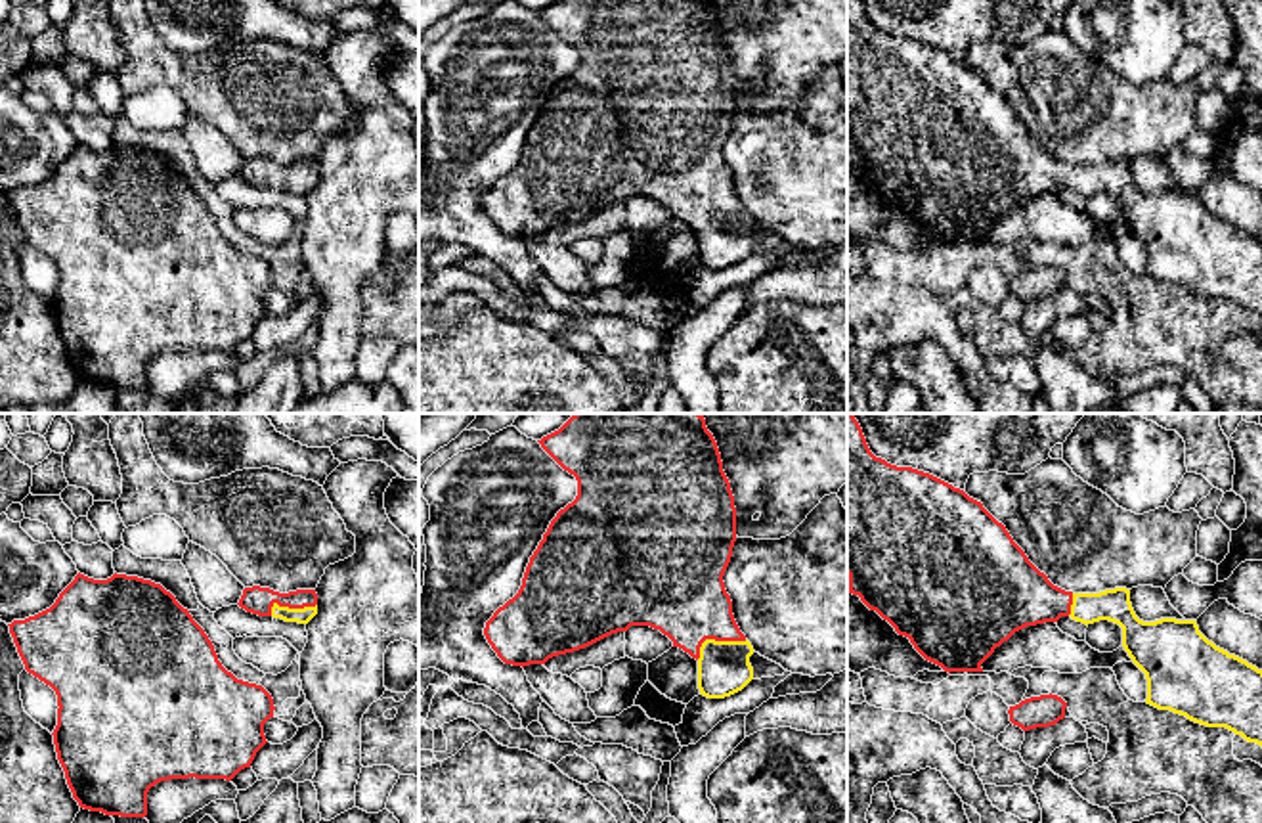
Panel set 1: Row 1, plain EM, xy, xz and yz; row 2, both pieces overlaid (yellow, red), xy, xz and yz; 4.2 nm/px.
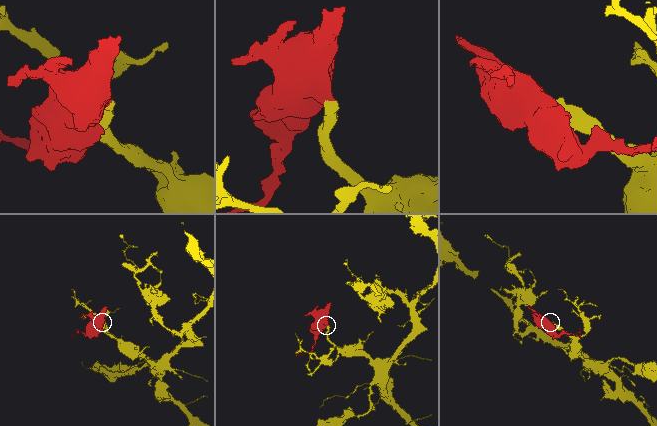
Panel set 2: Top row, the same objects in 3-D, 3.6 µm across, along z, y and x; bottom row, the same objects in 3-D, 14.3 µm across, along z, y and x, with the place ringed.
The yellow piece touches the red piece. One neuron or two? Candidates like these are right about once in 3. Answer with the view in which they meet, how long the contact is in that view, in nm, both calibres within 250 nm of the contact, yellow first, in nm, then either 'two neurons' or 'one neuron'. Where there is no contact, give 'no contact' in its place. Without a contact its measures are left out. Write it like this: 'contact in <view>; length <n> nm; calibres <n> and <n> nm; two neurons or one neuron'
contact in xz; length 240 nm; calibres 220 and 360 nm; one neuron

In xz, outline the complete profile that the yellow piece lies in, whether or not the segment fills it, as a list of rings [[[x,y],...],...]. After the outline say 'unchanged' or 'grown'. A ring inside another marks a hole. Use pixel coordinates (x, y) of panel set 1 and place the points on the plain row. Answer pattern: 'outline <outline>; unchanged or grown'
outline [[[558,0],[537,13],[564,42],[576,48],[577,67],[551,92],[543,111],[530,128],[518,165],[486,193],[484,207],[497,228],[505,235],[522,239],[545,235],[553,228],[585,220],[612,205],[627,203],[631,197],[650,197],[667,207],[673,218],[683,220],[698,232],[700,266],[725,270],[742,262],[753,251],[753,239],[750,235],[753,218],[734,191],[732,172],[723,153],[736,113],[736,78],[713,6],[707,0]]]; grown

